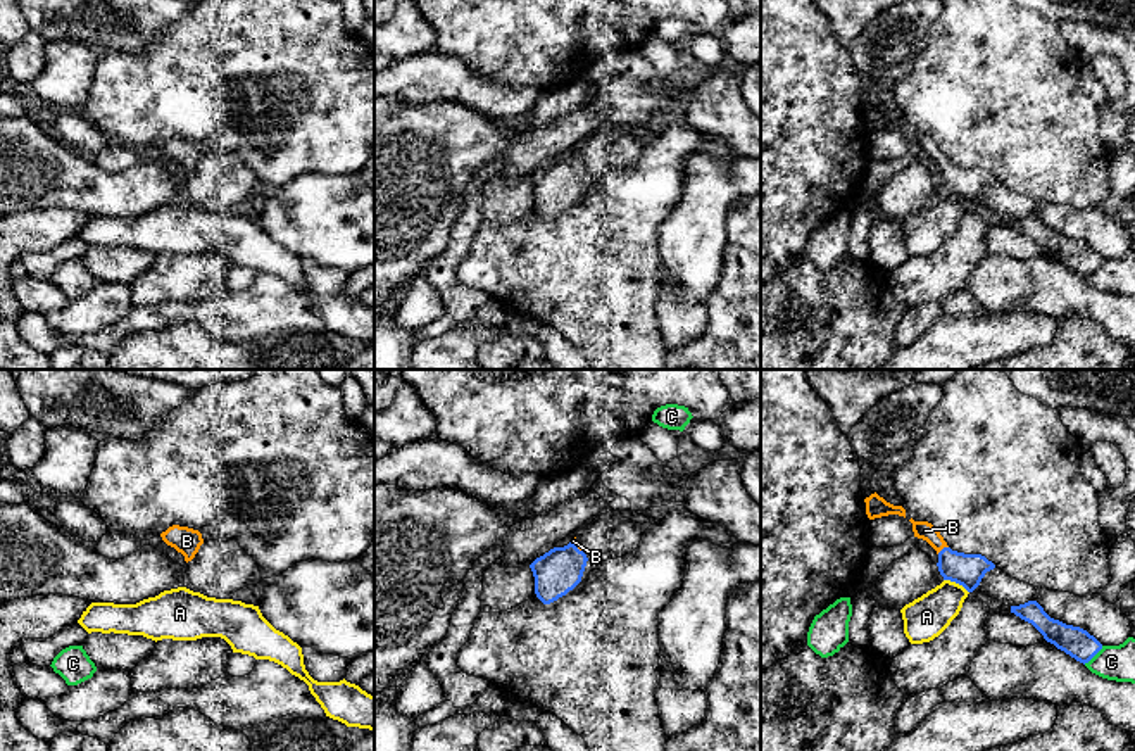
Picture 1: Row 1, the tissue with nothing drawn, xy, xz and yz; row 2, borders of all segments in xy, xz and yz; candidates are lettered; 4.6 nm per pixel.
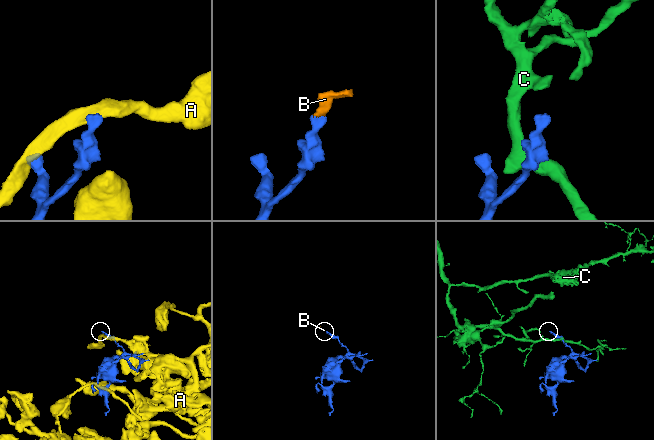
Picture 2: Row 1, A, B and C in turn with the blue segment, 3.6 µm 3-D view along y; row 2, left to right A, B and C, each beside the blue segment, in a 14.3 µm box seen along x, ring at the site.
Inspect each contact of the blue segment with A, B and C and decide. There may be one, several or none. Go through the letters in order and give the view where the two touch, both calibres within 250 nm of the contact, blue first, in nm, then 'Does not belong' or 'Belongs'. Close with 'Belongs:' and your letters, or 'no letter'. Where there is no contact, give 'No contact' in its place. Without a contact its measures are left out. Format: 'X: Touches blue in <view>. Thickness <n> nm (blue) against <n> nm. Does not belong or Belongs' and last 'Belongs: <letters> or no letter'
A: Touches blue in yz. Thickness 150 nm (blue) against 200 nm. Does not belong
B: Touches blue in yz. Thickness 150 nm (blue) against 90 nm. Belongs
C: Touches blue in yz. Thickness 140 nm (blue) against 160 nm. Does not belong
Belongs: B

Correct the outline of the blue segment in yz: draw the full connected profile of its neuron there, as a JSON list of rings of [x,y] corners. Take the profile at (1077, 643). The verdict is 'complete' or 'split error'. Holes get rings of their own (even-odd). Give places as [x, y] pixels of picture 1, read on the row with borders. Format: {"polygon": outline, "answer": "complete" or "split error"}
{"polygon": [[[1037,601],[1011,606],[1011,613],[1032,623],[1047,642],[1083,665],[1102,649],[1102,644],[1087,630],[1050,618]]], "answer": "complete"}

